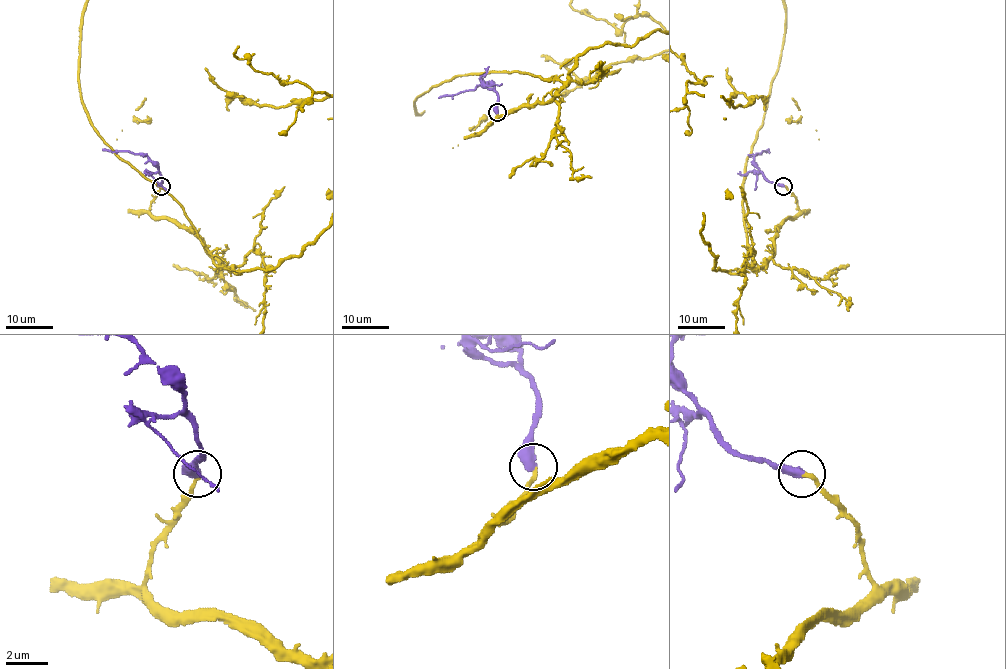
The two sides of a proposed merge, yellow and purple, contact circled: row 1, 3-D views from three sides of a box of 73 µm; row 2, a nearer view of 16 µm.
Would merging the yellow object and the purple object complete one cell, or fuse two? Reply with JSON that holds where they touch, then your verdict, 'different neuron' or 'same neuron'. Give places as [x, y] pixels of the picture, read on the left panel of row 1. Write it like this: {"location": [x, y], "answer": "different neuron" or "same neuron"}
{"location": [161, 186], "answer": "same neuron"}

